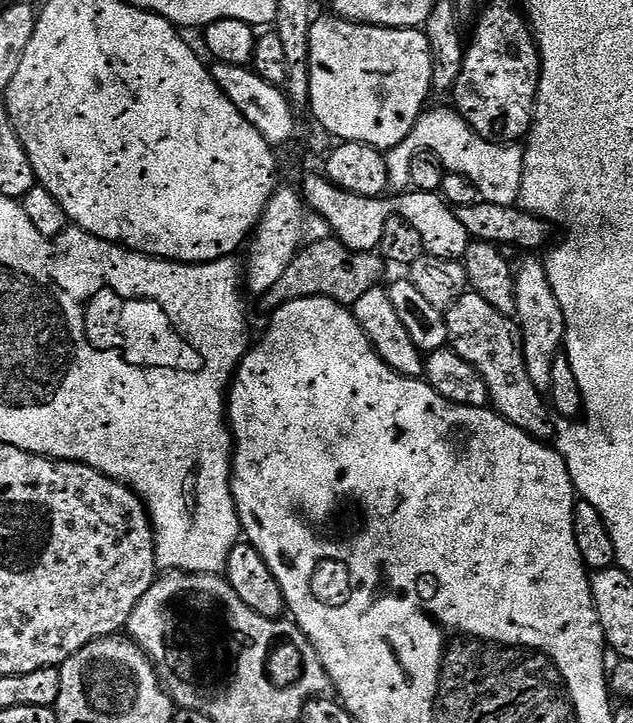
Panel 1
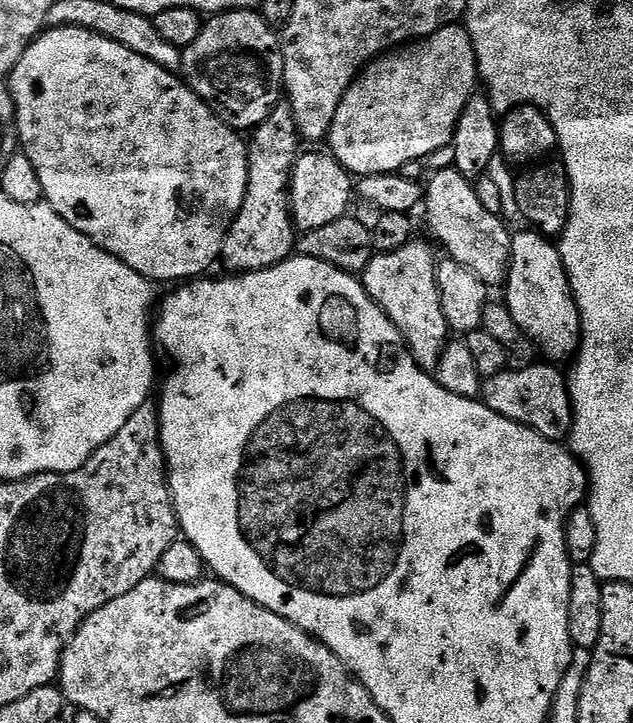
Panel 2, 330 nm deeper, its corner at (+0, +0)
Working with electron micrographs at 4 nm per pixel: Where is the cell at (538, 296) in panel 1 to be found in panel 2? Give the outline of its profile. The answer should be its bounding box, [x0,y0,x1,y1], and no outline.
[422,166,513,285]

